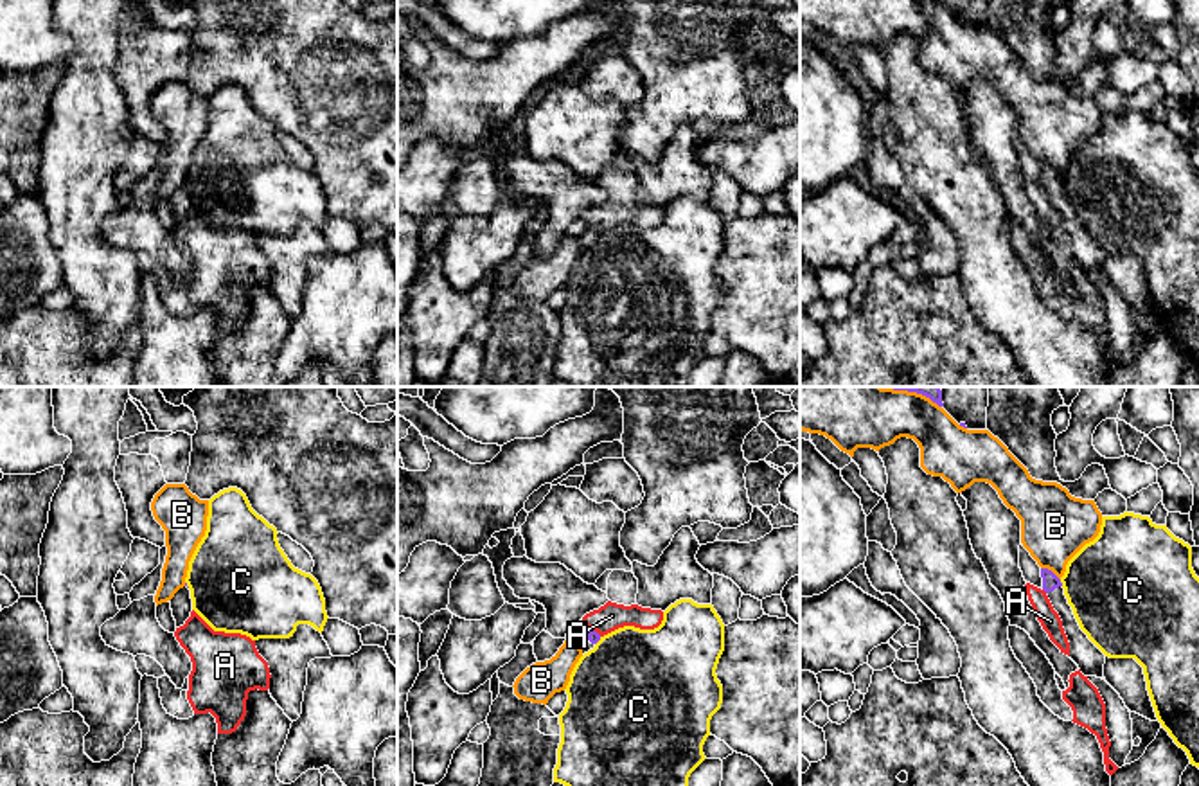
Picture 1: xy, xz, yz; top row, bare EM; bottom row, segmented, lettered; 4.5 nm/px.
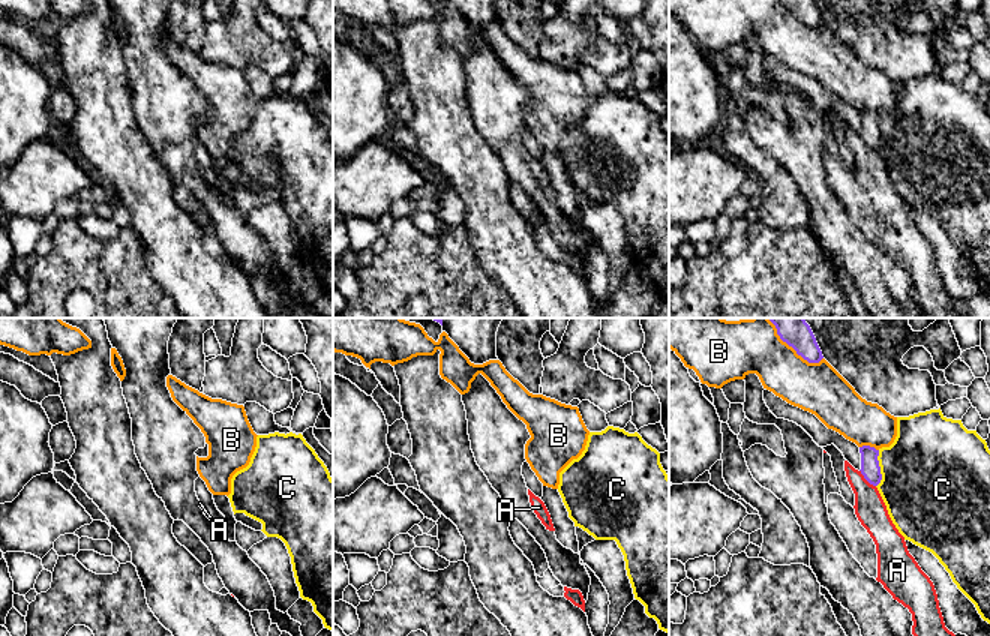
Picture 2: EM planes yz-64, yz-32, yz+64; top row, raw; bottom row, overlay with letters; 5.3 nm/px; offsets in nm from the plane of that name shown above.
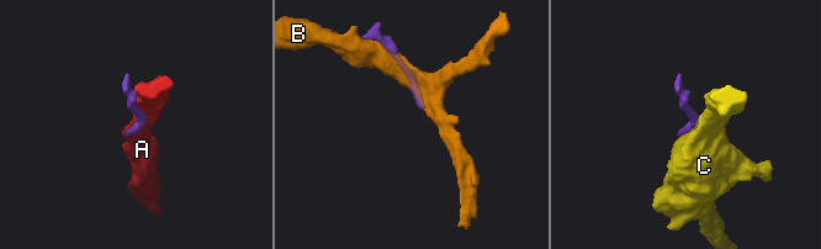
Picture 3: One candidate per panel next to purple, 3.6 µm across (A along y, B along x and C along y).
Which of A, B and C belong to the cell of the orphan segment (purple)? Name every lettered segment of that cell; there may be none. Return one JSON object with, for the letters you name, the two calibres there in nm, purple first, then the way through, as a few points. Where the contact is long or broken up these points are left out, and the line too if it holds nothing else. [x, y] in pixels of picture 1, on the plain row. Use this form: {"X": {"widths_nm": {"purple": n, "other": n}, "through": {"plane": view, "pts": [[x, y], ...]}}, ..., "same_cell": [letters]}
{"same_cell": []}

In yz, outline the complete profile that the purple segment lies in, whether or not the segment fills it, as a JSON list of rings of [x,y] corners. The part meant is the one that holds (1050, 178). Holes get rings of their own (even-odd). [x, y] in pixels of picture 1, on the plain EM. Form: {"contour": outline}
{"contour": [[[1041,165],[1043,187],[1046,189],[1053,207],[1062,218],[1064,230],[1070,239],[1070,255],[1079,263],[1084,273],[1104,275],[1106,252],[1080,227],[1071,203],[1064,192],[1061,176],[1048,165]]]}

